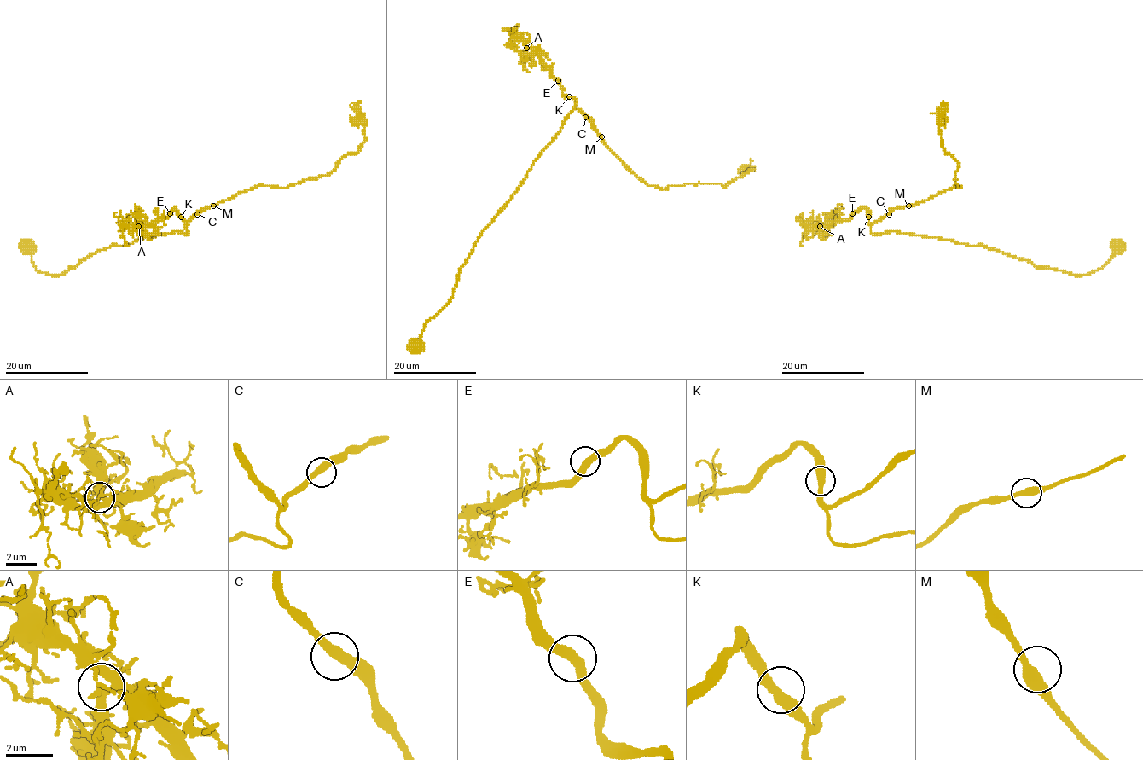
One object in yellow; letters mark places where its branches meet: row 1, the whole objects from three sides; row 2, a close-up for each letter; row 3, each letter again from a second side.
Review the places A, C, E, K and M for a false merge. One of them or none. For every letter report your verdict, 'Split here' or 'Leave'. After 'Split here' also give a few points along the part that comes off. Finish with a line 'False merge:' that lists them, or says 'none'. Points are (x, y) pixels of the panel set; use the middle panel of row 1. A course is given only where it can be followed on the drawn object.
A: Leave
C: Leave
E: Leave
K: Leave
M: Leave
False merge: none

